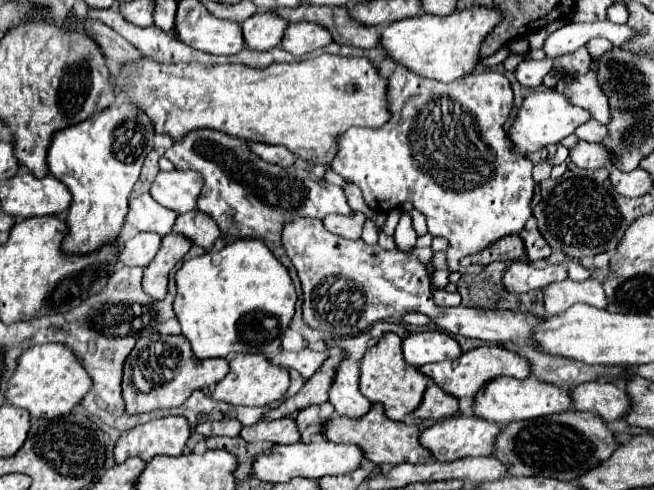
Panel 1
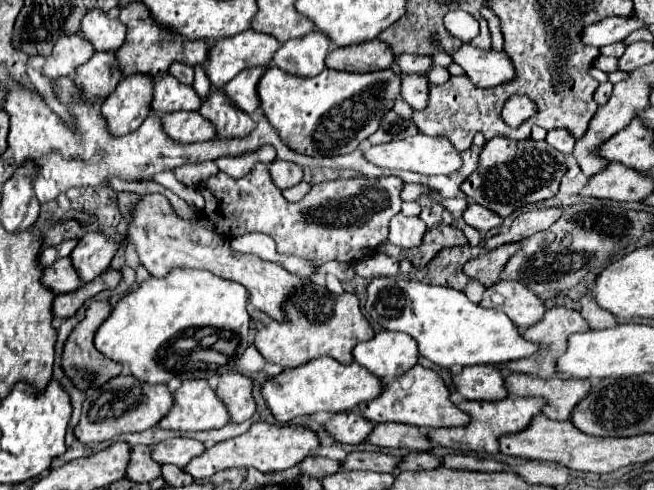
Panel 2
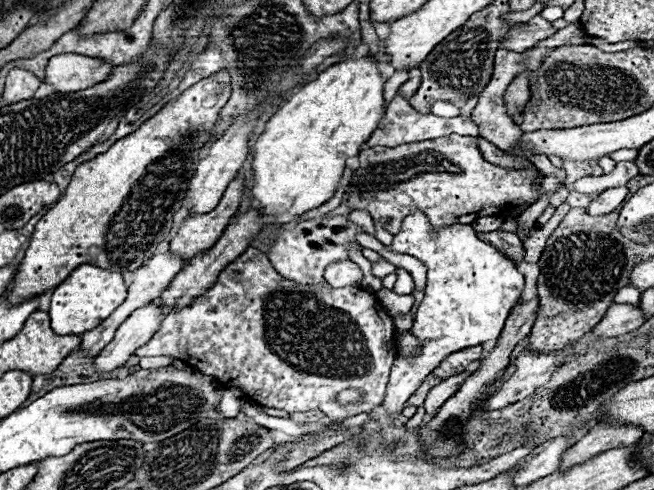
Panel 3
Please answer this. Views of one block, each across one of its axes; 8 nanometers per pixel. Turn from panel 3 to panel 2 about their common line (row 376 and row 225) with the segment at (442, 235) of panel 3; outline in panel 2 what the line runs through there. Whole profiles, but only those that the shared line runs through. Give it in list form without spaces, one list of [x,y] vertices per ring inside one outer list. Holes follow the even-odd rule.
[[[396,214],[390,220],[390,242],[400,248],[420,246],[424,232],[426,224],[420,218],[408,218],[404,214]]]

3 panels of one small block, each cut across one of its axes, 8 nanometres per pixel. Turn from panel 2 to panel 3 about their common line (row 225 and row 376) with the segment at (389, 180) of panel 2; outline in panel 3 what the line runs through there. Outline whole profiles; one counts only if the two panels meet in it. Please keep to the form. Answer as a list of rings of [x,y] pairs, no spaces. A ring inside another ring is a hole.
[[[248,248],[242,256],[238,256],[234,262],[230,262],[218,276],[216,284],[212,288],[208,288],[204,294],[200,294],[198,298],[192,300],[190,306],[184,306],[176,312],[170,312],[160,330],[144,344],[136,350],[138,356],[172,356],[172,358],[178,358],[182,362],[186,362],[188,366],[196,368],[198,372],[202,374],[208,374],[208,376],[214,376],[216,380],[220,380],[220,384],[224,388],[240,388],[248,400],[254,400],[256,404],[262,404],[262,406],[272,406],[272,408],[282,408],[286,412],[306,412],[306,410],[322,410],[328,418],[332,420],[346,420],[350,416],[356,416],[356,414],[370,414],[376,406],[382,404],[384,400],[384,392],[386,392],[386,384],[388,384],[388,376],[390,376],[390,370],[392,370],[392,364],[394,364],[394,358],[396,358],[396,338],[394,338],[394,322],[392,318],[388,316],[386,308],[380,304],[380,300],[370,294],[368,290],[364,290],[362,286],[342,286],[342,288],[330,288],[330,286],[324,286],[324,288],[318,288],[318,286],[312,286],[312,284],[298,284],[294,280],[286,280],[284,276],[280,276],[268,256],[256,248]],[[346,388],[362,388],[366,392],[366,398],[362,404],[358,406],[348,406],[348,408],[338,408],[336,404],[336,394],[340,390],[346,390]]]

